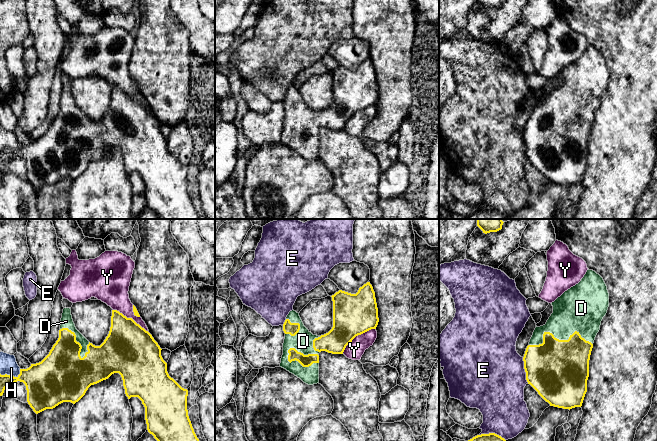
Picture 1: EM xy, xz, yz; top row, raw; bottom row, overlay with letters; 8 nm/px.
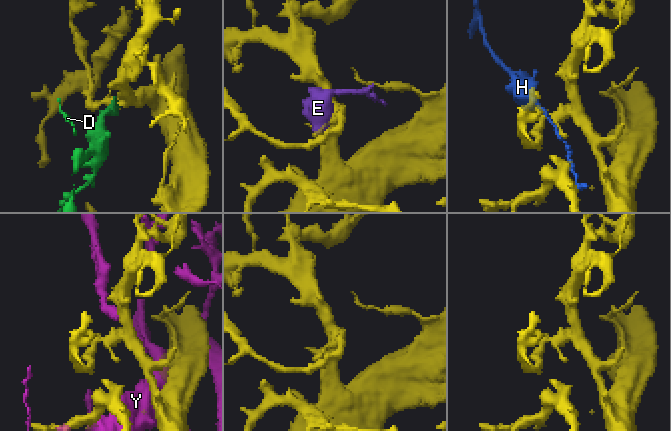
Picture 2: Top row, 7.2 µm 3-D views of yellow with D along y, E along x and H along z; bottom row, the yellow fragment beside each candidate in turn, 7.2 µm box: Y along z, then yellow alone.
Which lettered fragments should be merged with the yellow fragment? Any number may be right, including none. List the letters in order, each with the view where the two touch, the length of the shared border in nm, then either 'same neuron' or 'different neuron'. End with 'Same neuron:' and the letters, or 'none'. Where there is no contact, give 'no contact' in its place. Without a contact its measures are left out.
D: contact in xz; length 340 nm; same neuron
E: contact in yz; length 220 nm; different neuron
H: contact in xy; length 170 nm; different neuron
Y: contact in xz; length 340 nm; different neuron
Same neuron: D

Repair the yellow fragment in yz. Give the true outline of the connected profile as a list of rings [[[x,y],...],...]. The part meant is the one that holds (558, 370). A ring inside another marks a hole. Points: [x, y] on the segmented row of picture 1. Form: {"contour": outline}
{"contour": [[[587,270],[581,281],[551,303],[553,313],[546,324],[535,328],[523,361],[526,380],[550,406],[581,407],[587,392],[589,360],[593,343],[609,307],[603,278]]]}

